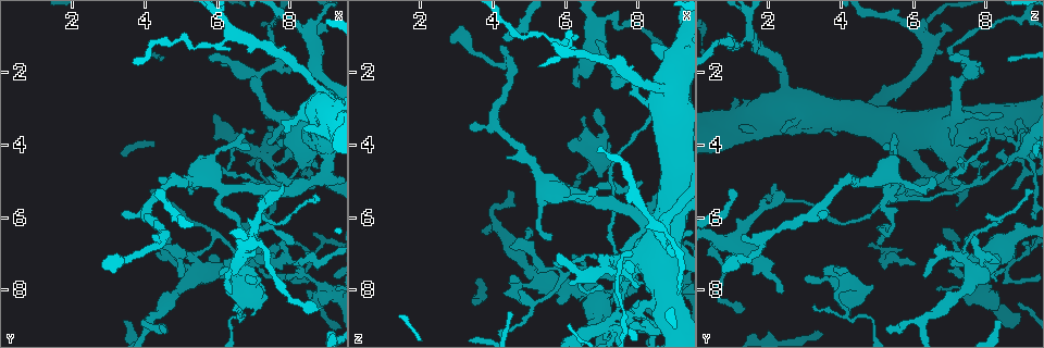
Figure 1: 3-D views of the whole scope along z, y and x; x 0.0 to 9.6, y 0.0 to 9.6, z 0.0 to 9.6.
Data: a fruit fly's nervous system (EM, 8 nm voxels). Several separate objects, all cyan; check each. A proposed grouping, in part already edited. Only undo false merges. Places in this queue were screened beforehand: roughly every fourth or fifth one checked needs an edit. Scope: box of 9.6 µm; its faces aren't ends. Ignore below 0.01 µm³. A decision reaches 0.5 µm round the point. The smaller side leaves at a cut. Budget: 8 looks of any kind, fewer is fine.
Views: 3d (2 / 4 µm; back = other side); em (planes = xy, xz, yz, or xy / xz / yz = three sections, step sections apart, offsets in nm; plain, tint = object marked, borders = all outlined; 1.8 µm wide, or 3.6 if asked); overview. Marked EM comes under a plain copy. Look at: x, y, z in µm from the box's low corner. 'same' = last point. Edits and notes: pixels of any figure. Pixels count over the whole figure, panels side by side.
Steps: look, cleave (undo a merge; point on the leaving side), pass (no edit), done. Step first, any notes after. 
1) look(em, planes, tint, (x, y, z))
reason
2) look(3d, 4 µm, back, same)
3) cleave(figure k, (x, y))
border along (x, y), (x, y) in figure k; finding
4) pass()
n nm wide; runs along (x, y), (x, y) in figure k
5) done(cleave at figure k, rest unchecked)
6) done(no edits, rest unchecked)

look(em, 3.6 µm, planes, tint, (9.05, 4.10, 5.85))
calibre changes

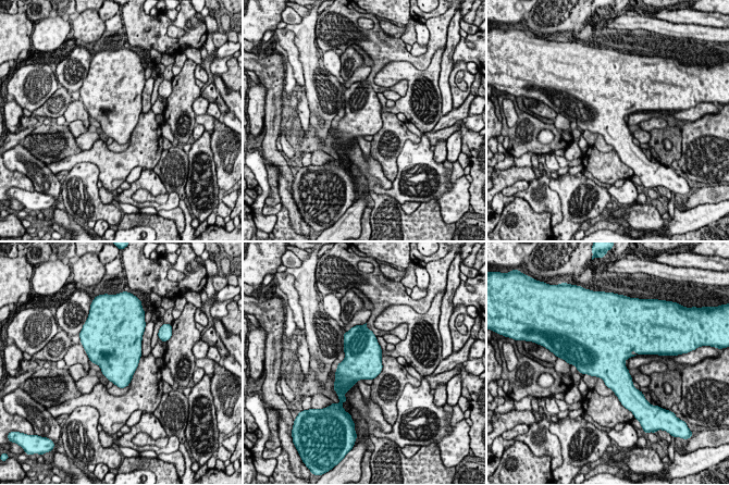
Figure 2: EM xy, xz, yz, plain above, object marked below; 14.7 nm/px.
pass()
one cell here

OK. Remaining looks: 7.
look(em, 3.6 µm, xz, step 8, tint, (8.05, 3.35, 7.10))
sudden change in width

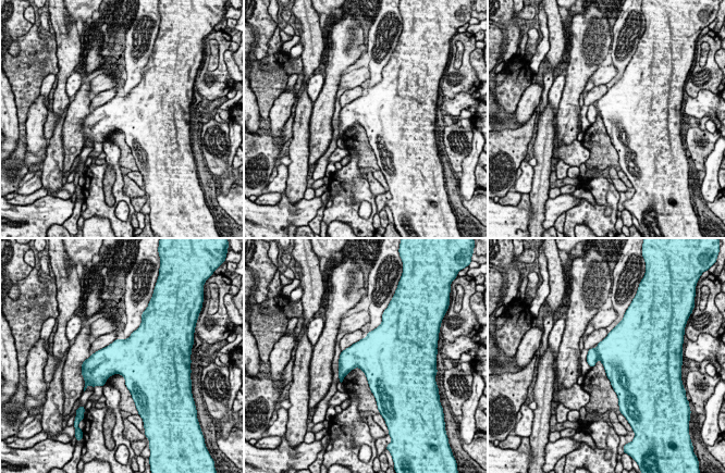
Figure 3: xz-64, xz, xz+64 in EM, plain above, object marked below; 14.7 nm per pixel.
look(em, 3.6 µm, planes, tint, same)

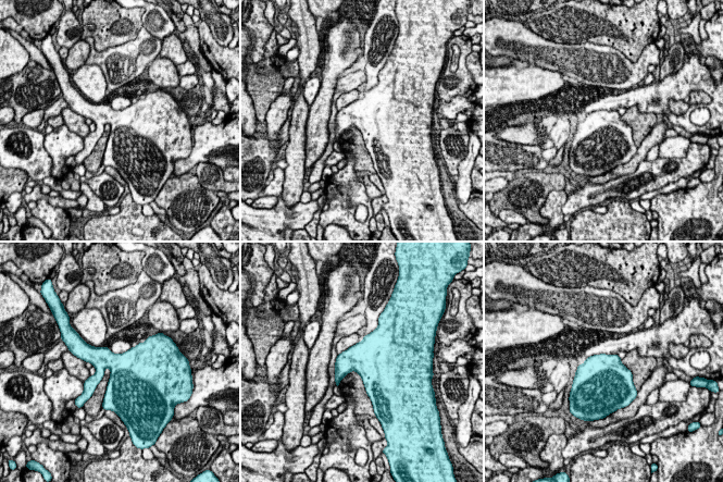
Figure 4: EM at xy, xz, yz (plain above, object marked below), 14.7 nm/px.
pass()
550 nm wide; all the same cell

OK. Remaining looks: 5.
look(em, xy, step 4, borders, (6.70, 8.70, 4.20))
thick turns thin

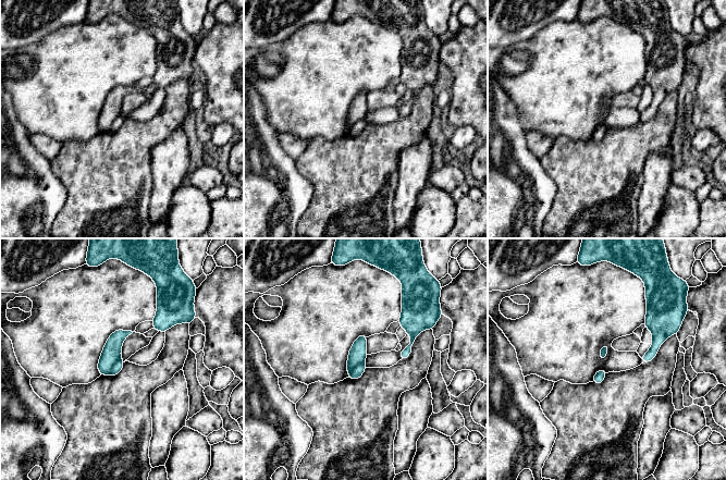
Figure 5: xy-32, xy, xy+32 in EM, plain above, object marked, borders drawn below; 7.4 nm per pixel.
cleave(figure 5, (117, 368))
two cells meet here

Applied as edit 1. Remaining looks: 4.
done(cleave at figure 5, rest unchecked)

